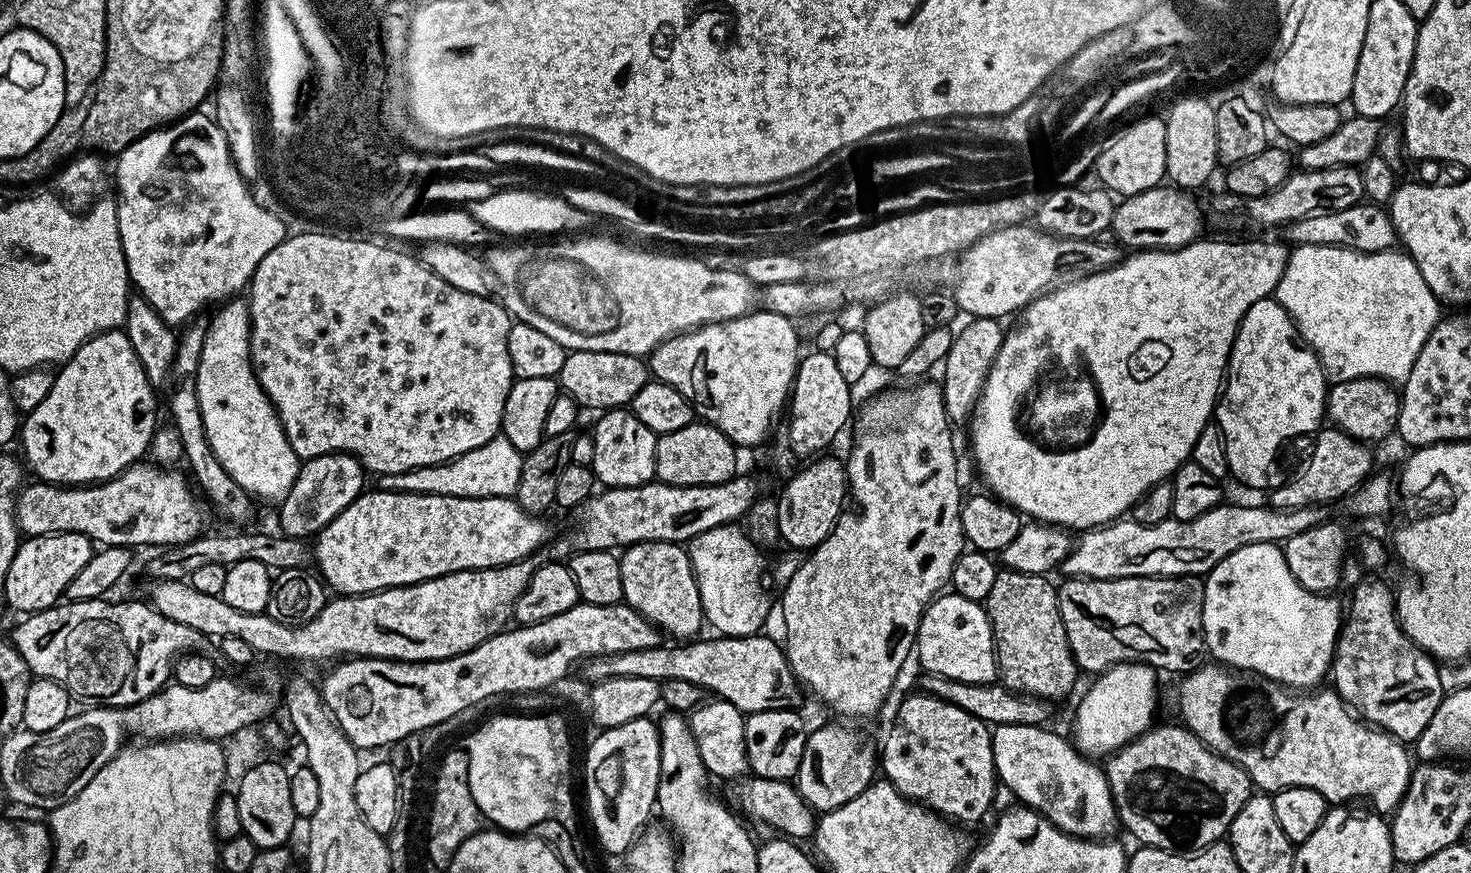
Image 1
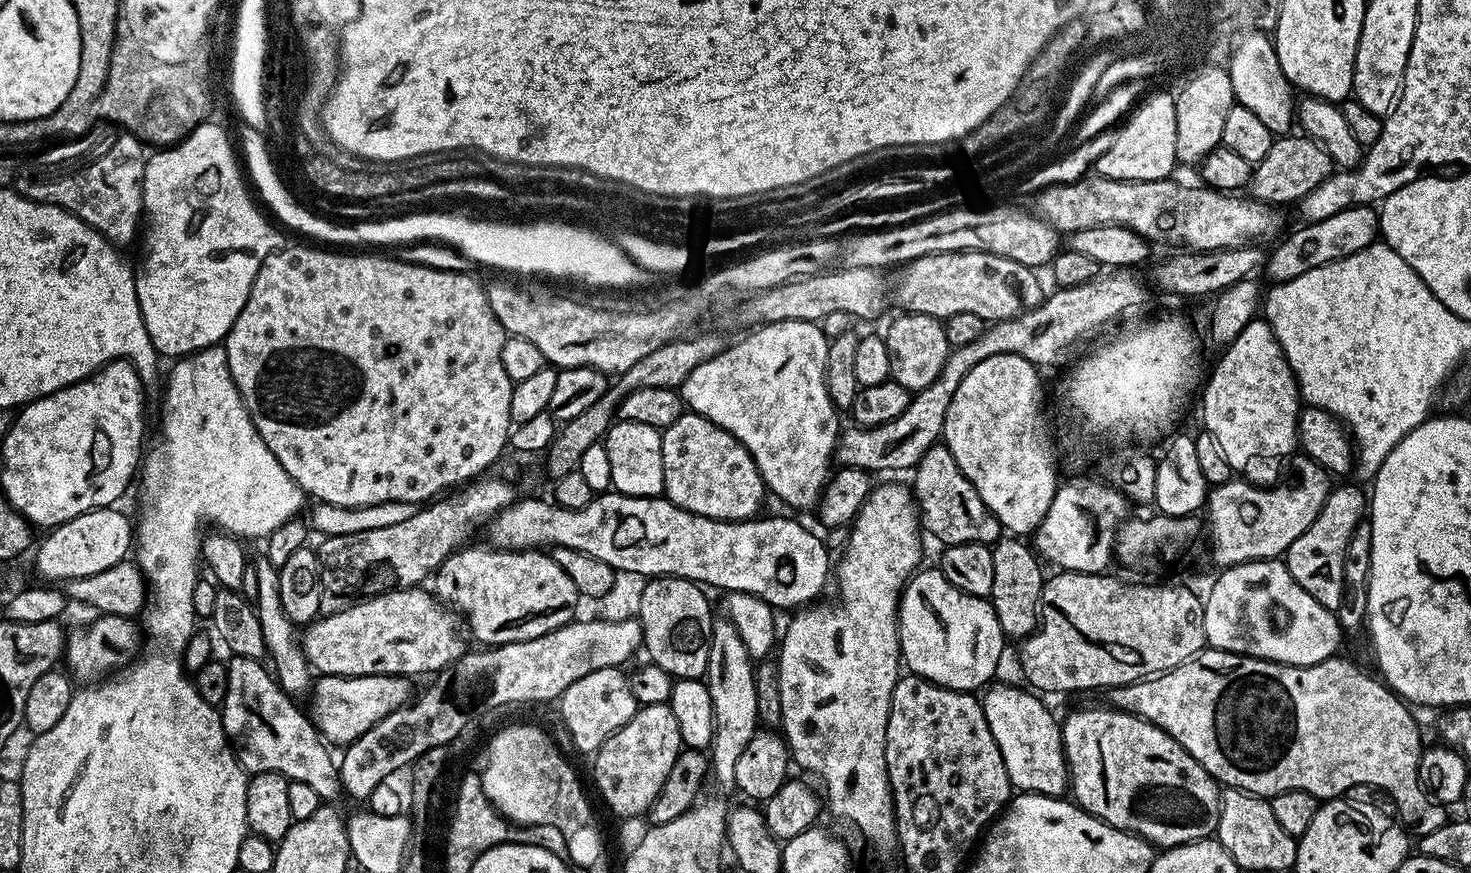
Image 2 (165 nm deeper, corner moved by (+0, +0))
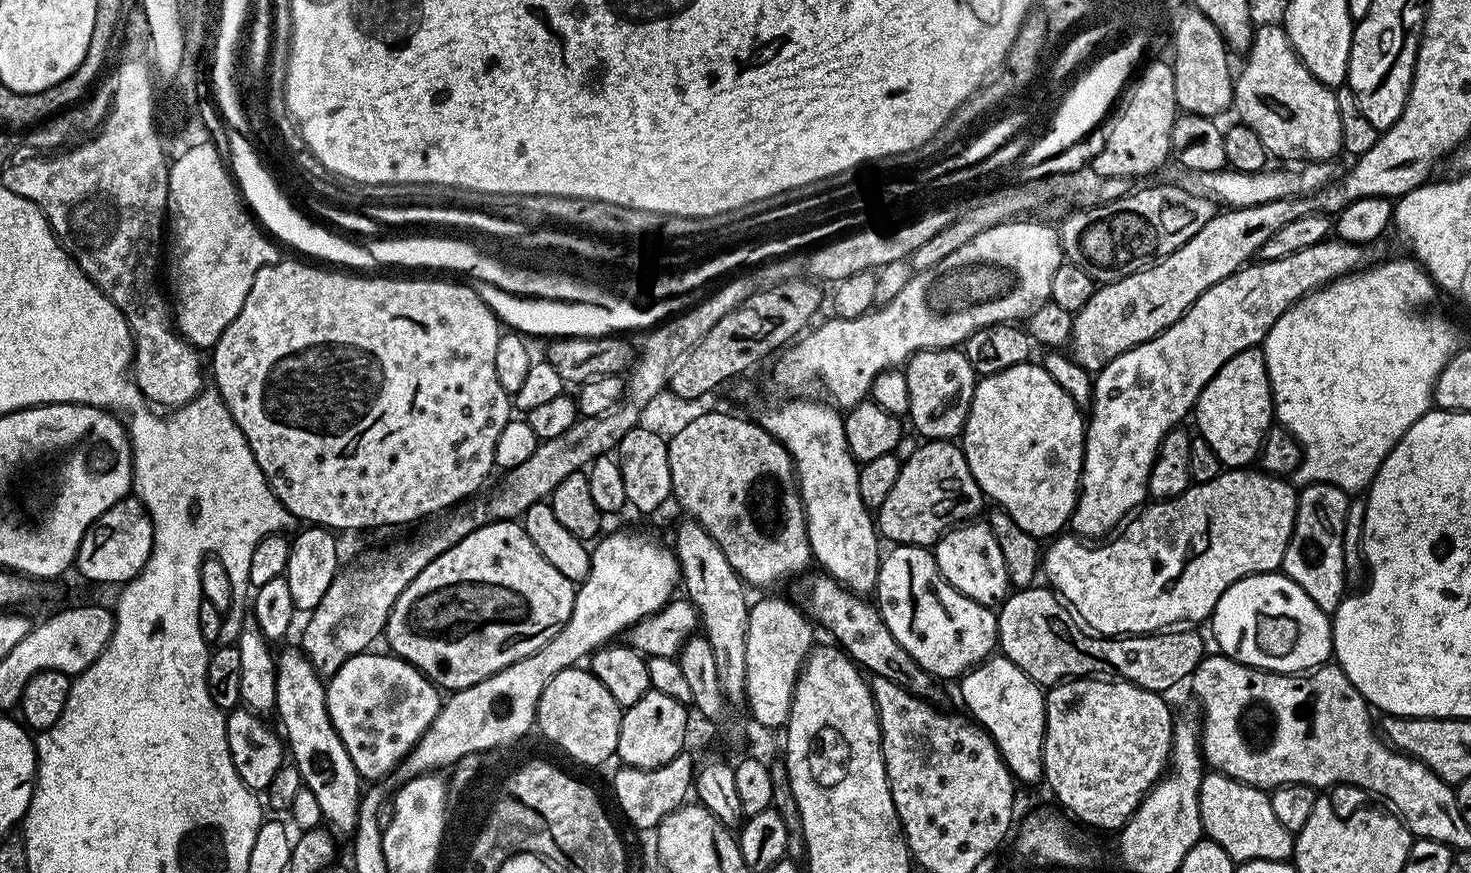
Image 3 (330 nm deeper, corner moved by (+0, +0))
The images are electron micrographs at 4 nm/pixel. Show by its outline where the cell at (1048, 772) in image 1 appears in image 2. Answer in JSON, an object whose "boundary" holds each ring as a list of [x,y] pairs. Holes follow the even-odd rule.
{"boundary":[[[995,684],[983,693],[982,703],[990,734],[994,734],[994,742],[998,742],[1013,789],[1063,797],[1069,791],[1070,777],[1068,759],[1064,757],[1061,721],[1052,717],[1051,710],[1040,701],[1043,699],[1039,695],[1023,692],[1012,684]]]}

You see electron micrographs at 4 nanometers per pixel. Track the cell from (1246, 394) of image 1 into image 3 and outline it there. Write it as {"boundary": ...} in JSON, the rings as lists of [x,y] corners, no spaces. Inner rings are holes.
{"boundary":[[[1259,347],[1247,348],[1210,378],[1210,382],[1196,399],[1195,431],[1218,454],[1225,469],[1244,468],[1257,459],[1264,444],[1264,435],[1274,423],[1272,387],[1266,370],[1266,358]]]}

